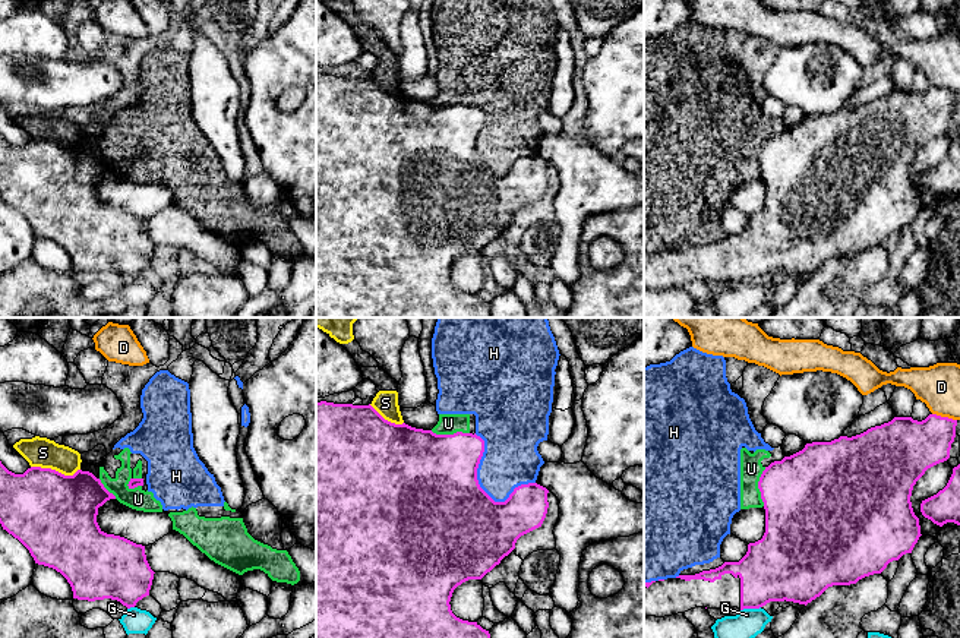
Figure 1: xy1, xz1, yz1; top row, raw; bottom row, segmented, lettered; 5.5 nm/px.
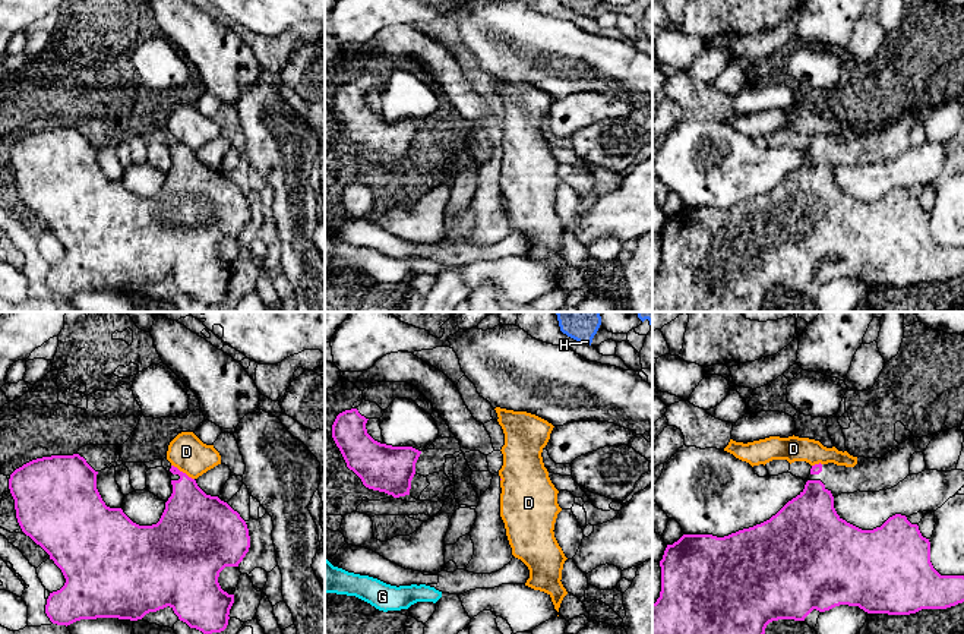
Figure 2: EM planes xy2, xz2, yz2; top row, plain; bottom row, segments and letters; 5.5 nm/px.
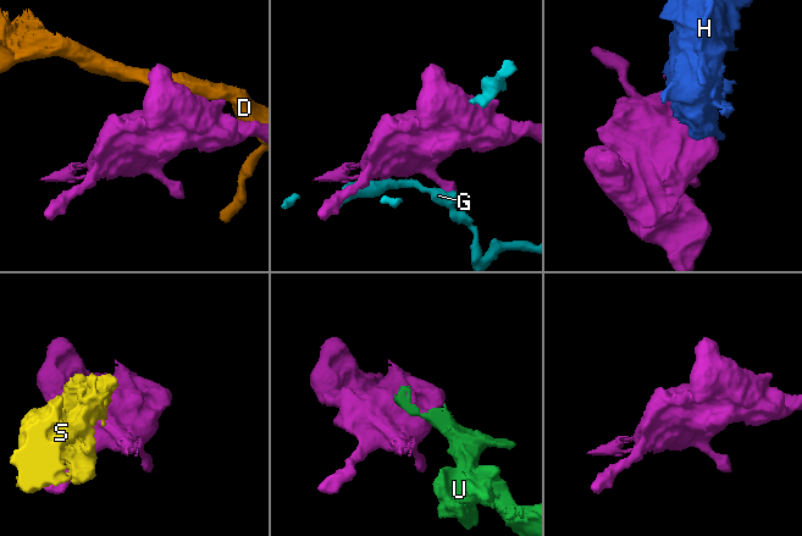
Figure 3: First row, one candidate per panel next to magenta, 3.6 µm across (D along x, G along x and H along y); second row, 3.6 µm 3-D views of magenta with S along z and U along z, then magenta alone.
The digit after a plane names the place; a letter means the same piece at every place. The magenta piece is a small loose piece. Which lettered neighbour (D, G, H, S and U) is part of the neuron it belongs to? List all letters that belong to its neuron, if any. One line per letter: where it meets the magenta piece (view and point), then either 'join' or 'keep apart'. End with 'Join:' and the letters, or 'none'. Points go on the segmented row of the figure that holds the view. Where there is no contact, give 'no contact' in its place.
D: meets magenta in yz1 at (944, 417); keep apart
G: meets magenta in yz1 at (750, 608); keep apart
H: meets magenta in xz1 at (480, 488); keep apart
S: meets magenta in xy1 at (54, 470); keep apart
U: meets magenta in yz1 at (758, 486); keep apart
Join: none

